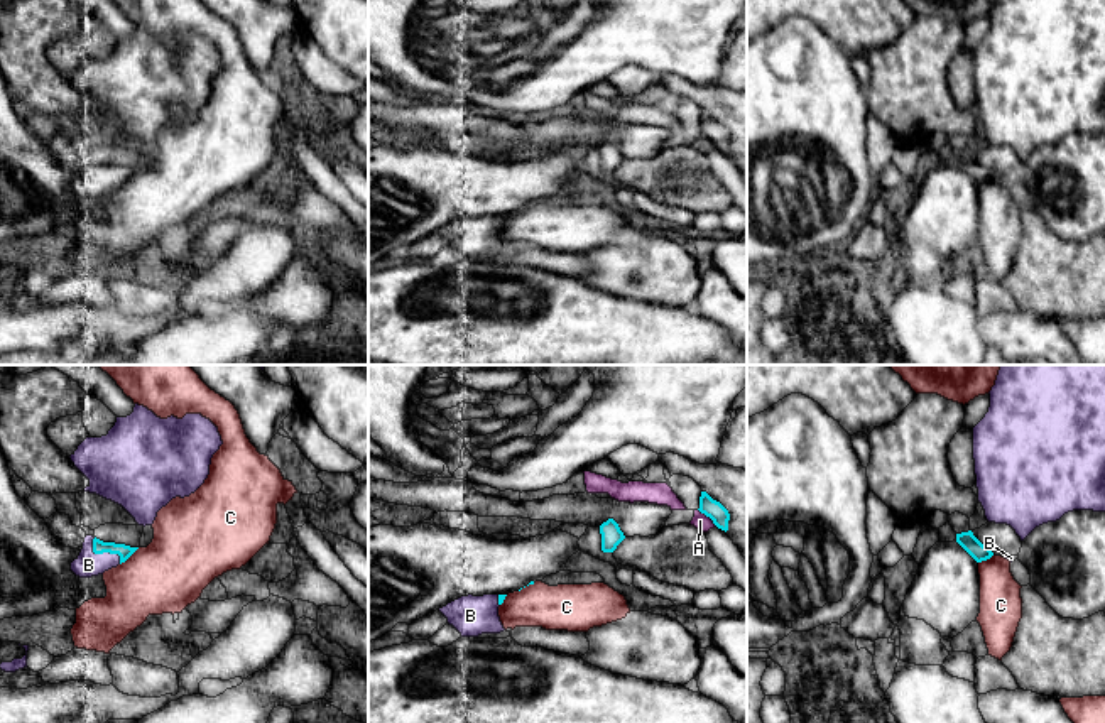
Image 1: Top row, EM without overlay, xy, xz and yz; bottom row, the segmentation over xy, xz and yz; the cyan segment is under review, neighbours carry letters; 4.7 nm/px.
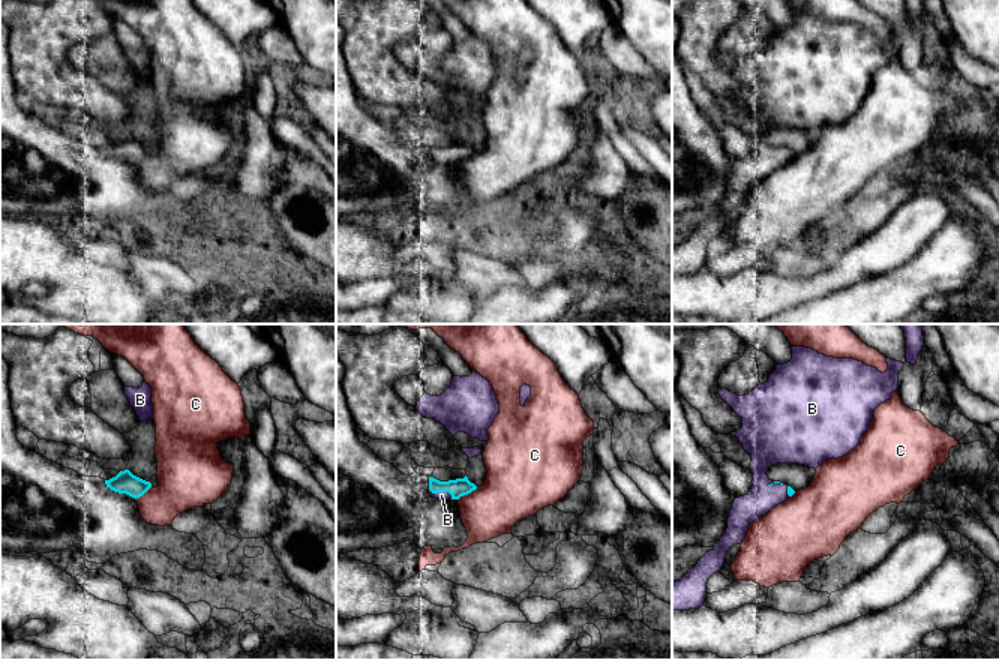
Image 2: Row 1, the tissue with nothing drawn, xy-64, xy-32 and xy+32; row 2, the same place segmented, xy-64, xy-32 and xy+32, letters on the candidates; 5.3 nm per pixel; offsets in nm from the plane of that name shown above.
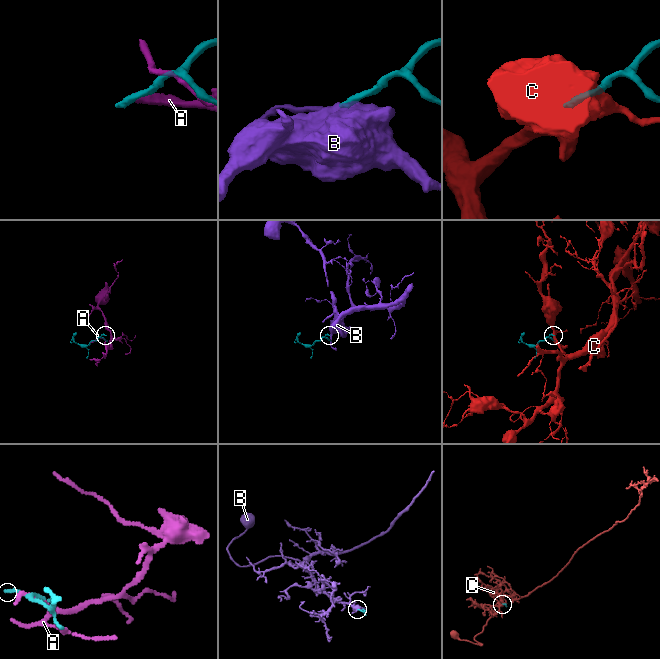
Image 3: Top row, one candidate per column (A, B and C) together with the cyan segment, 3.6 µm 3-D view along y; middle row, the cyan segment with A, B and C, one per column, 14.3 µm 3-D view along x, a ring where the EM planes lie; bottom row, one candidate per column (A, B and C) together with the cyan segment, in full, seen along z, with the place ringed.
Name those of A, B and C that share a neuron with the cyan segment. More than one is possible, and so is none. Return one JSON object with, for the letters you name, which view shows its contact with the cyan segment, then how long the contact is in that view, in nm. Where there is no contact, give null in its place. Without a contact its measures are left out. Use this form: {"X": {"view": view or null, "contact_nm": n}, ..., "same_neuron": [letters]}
{"B": {"view": "xy", "contact_nm": 180}, "same_neuron": ["B"]}

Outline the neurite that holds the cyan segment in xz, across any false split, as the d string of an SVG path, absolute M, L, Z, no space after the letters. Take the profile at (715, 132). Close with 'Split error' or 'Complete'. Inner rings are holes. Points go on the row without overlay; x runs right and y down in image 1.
M701 113L698 132L710 139L718 150L725 154L728 152L728 132L720 123L713 122L706 113Z. Complete

